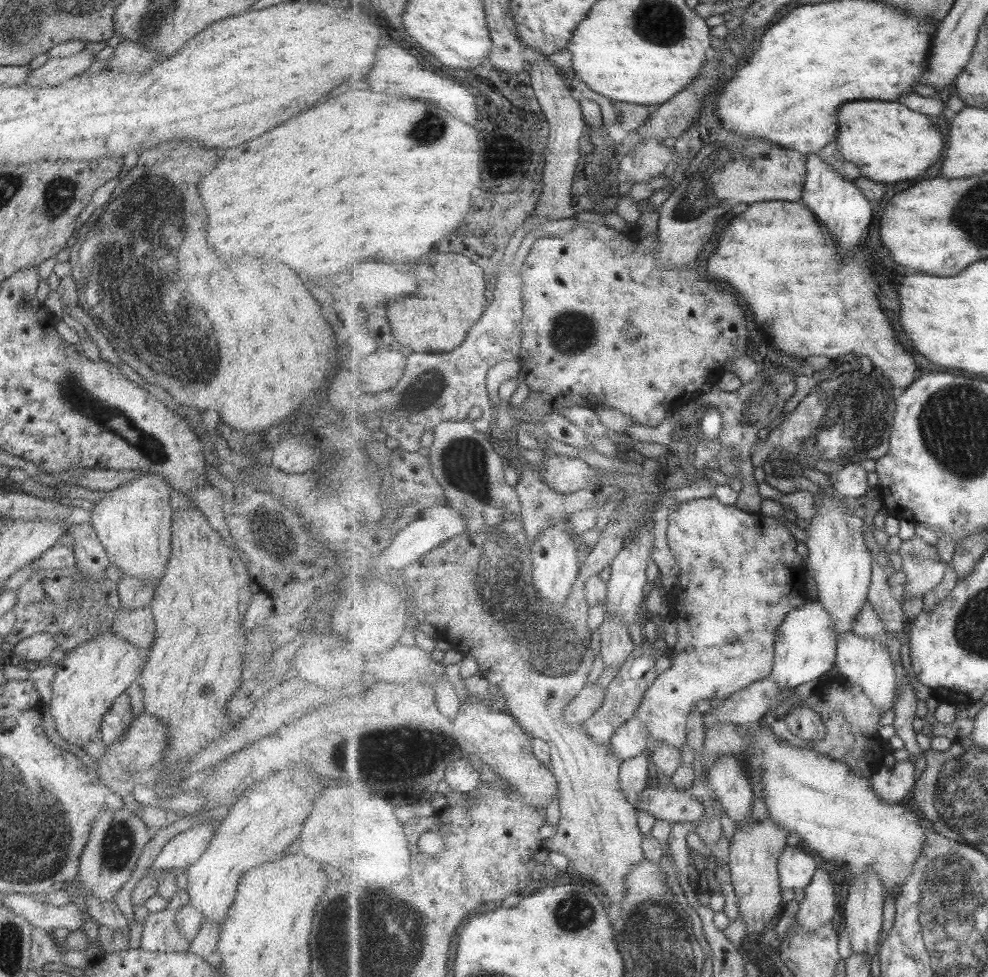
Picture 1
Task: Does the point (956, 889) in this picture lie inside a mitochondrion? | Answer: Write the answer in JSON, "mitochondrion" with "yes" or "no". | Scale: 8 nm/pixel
{"mitochondrion":"yes"}

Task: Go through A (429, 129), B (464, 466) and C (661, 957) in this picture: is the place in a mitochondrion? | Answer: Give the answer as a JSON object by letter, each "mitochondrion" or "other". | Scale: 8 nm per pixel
{"A":"mitochondrion","B":"mitochondrion","C":"mitochondrion"}

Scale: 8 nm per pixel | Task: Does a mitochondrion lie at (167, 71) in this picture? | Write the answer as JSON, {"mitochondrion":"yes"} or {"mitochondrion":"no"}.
{"mitochondrion":"no"}

